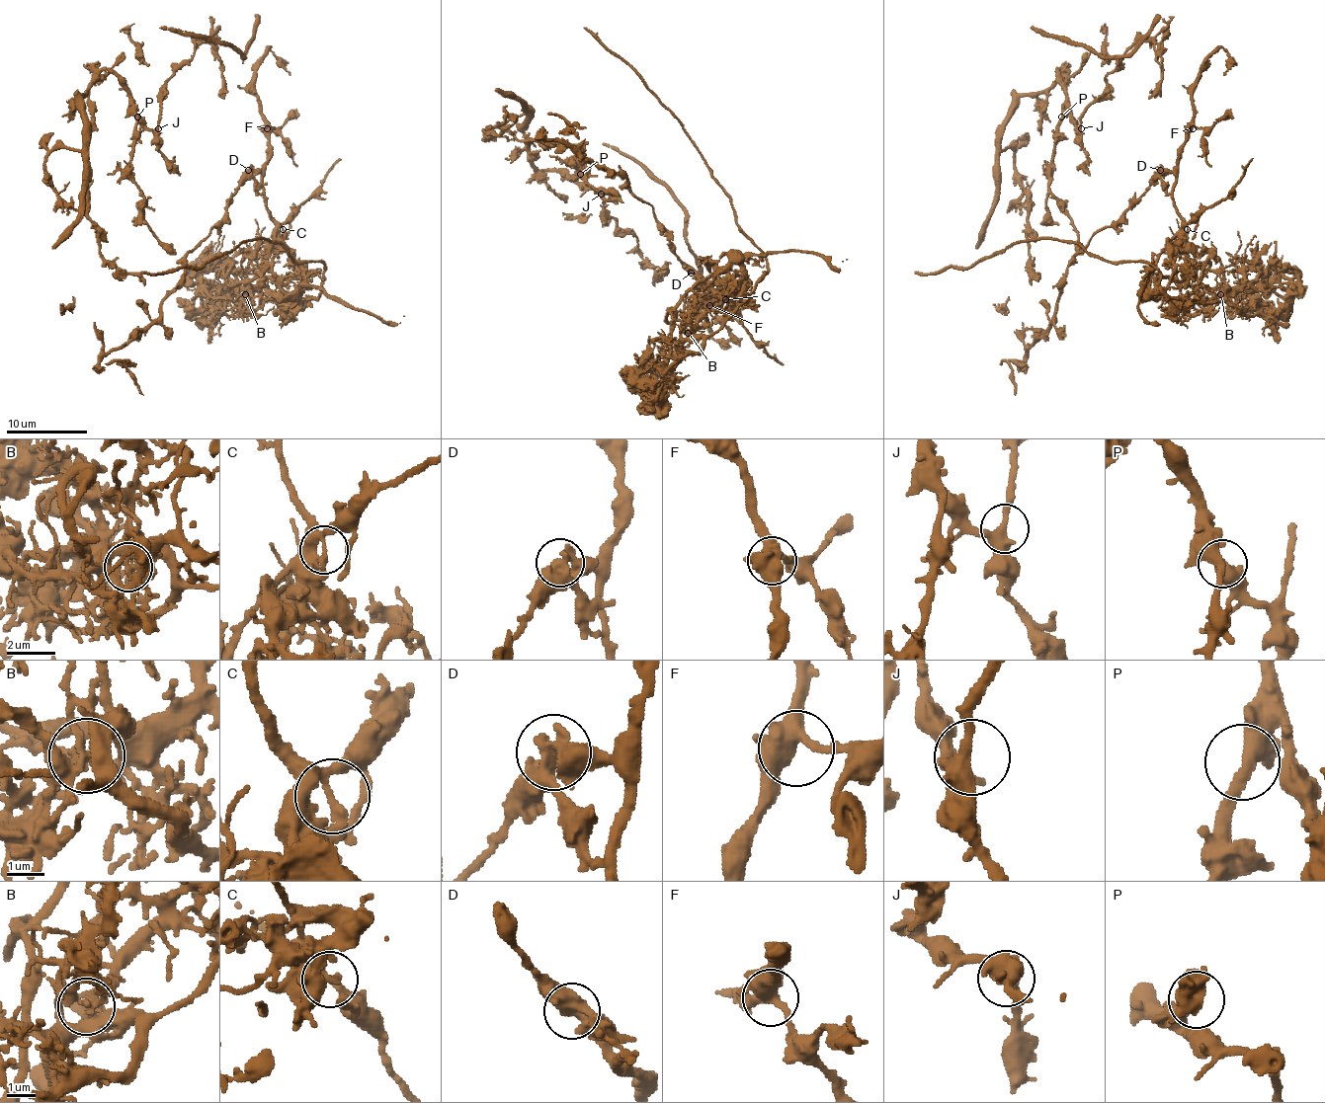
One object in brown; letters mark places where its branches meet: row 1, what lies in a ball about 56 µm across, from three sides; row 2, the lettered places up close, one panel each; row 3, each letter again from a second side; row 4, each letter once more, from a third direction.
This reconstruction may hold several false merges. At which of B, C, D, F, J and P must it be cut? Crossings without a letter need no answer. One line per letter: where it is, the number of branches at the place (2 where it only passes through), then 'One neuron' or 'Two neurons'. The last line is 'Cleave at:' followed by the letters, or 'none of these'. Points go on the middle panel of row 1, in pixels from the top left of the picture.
B: Place: (688, 333). Branches: 4. Two neurons
C: Place: (725, 299). Branches: 3. Two neurons
D: Place: (691, 273). Branches: 2. Two neurons
F: Place: (709, 305). Branches: 3. One neuron
J: Place: (601, 194). Branches: 3. One neuron
P: Place: (580, 174). Branches: 2. One neuron
Cleave at: B, C, D

